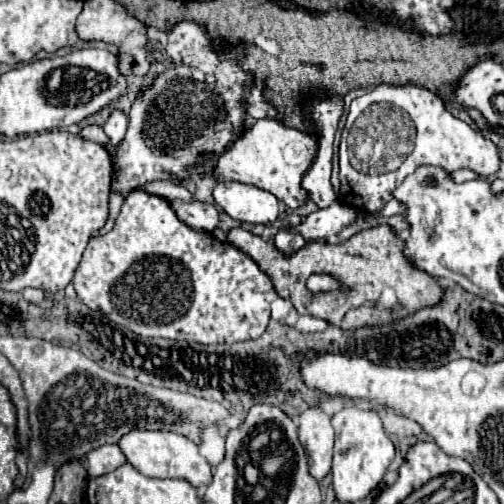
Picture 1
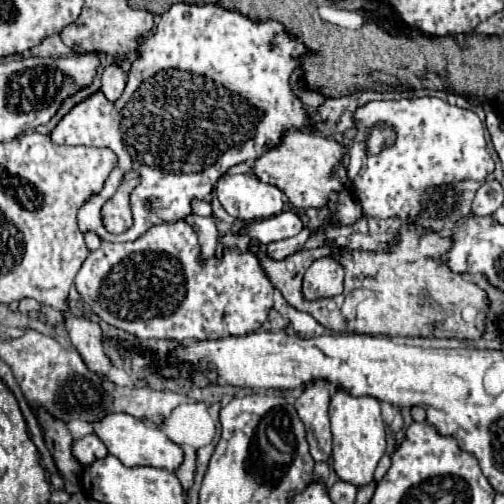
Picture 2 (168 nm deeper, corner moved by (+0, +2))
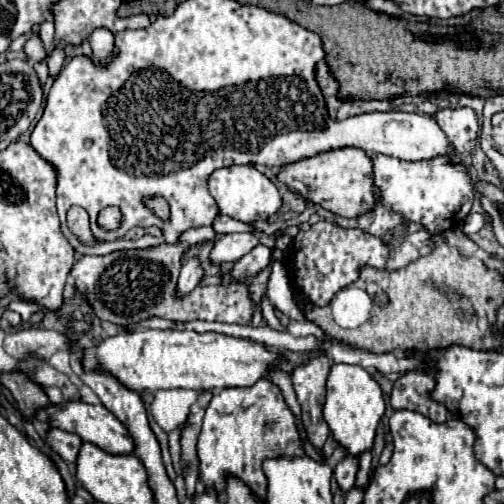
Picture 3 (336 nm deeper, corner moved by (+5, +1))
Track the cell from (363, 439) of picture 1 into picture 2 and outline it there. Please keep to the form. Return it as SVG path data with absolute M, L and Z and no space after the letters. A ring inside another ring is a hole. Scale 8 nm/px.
M339 389L331 397L329 417L333 431L333 469L337 479L345 479L345 483L353 483L355 487L369 485L373 481L375 467L387 449L387 435L379 401L373 397L351 397Z

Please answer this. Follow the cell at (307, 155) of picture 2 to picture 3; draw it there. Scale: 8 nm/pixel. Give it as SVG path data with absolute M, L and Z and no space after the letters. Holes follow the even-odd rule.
M338 148L316 154L312 158L304 158L290 166L284 166L278 178L306 200L312 200L314 204L346 218L356 218L374 210L380 200L380 196L376 196L376 184L372 180L372 158L360 148Z

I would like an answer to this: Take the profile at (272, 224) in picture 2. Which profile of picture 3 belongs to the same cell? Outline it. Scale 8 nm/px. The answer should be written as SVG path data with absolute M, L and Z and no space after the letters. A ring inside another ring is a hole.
M250 232L222 234L218 236L214 248L210 250L210 262L216 266L222 266L226 262L236 262L244 254L248 254L254 246L258 246L258 238Z

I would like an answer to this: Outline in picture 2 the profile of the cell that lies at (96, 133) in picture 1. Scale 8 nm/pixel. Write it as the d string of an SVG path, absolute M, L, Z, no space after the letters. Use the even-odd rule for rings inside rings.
M177 3L161 15L157 31L141 39L139 51L141 57L131 65L127 87L117 103L109 103L103 93L95 93L73 107L51 133L53 143L59 145L95 145L109 147L117 153L119 165L111 171L103 191L89 199L77 215L83 233L95 231L105 241L133 241L155 223L185 219L191 213L191 199L211 201L211 187L229 167L255 161L279 143L283 131L301 129L307 123L301 101L293 99L289 89L289 75L299 67L299 57L307 49L277 21L255 23L217 5ZM129 169L141 173L141 183L131 193L133 227L121 235L113 235L103 227L101 209L113 197L123 173Z

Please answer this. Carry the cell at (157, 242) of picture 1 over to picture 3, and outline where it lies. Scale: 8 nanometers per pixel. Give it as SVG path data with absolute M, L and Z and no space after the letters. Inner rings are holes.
M204 226L184 232L178 244L162 244L148 250L112 252L106 256L82 256L72 268L72 278L76 282L76 288L84 294L84 298L98 314L98 318L108 320L116 326L140 322L148 316L162 316L178 322L208 320L208 322L248 324L252 318L252 300L248 294L248 286L244 284L202 286L194 288L192 294L180 300L174 298L174 288L180 274L180 258L184 250L200 240L212 238L216 238L214 228Z

